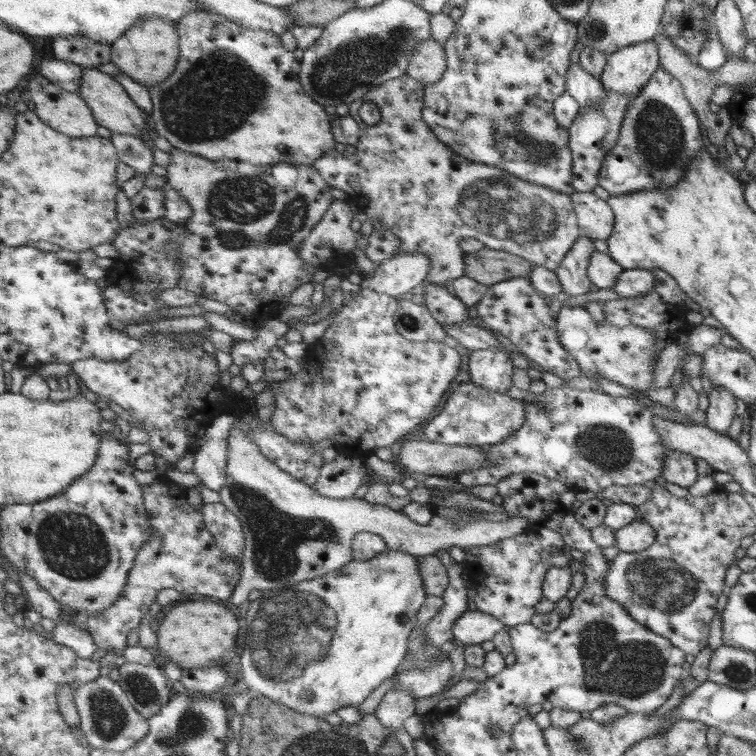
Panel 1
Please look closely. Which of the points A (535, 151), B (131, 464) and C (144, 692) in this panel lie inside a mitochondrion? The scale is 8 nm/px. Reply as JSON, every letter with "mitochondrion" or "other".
{"A":"mitochondrion","B":"other","C":"mitochondrion"}

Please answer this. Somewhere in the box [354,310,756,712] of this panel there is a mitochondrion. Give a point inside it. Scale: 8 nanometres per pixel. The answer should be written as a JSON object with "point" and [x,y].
{"point":[629,668]}

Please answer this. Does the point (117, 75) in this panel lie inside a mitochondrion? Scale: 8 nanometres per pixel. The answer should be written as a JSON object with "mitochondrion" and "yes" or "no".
{"mitochondrion":"no"}

